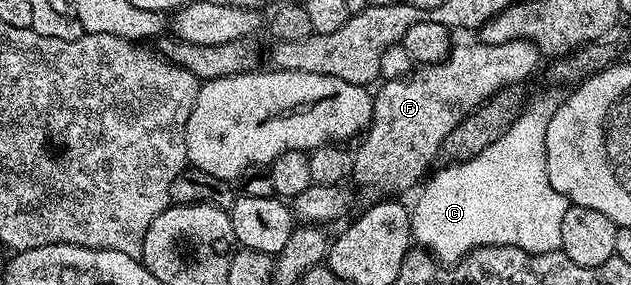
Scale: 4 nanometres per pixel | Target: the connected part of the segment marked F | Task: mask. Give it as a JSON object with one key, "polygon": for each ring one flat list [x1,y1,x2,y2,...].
{"polygon":[[528,39,505,41,505,45,472,41,464,47,452,46,446,59,439,63,420,66,412,70,406,78,380,82,379,92,377,90,374,92,371,104,371,126,362,136,363,144,353,151,354,182,359,182,363,187,372,187,375,191,409,190,415,182,418,184,432,170,431,162,436,162,440,158,442,142,453,129,457,128,458,123,504,87,522,84,524,82,522,79,527,79,534,73,539,59,541,60,539,48]]}

